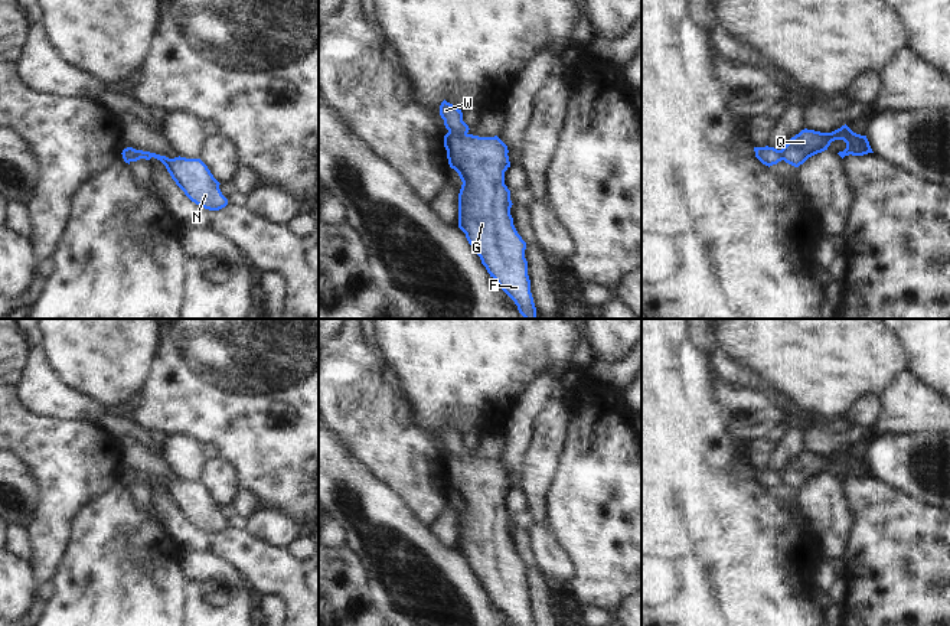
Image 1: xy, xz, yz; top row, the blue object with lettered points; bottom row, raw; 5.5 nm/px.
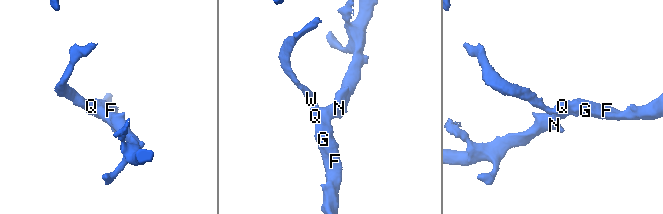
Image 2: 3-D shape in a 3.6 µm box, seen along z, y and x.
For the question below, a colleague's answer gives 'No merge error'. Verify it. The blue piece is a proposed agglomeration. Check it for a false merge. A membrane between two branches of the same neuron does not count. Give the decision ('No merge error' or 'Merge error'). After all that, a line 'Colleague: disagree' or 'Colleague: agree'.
Merge error.
Colleague: disagree

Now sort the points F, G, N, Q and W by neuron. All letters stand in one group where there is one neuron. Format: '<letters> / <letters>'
F G N Q / W

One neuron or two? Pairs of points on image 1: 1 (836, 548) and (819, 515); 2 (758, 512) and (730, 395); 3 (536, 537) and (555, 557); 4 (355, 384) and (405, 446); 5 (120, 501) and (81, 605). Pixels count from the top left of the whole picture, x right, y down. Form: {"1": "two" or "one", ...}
{"1": "one", "2": "two", "3": "one", "4": "one", "5": "one"}

